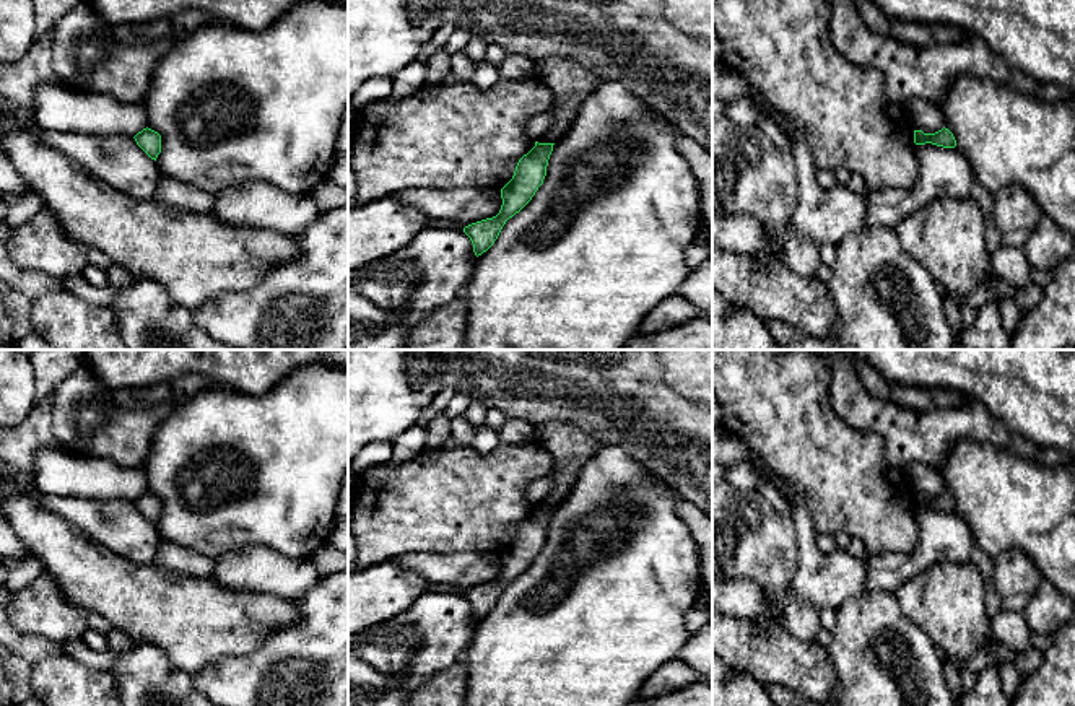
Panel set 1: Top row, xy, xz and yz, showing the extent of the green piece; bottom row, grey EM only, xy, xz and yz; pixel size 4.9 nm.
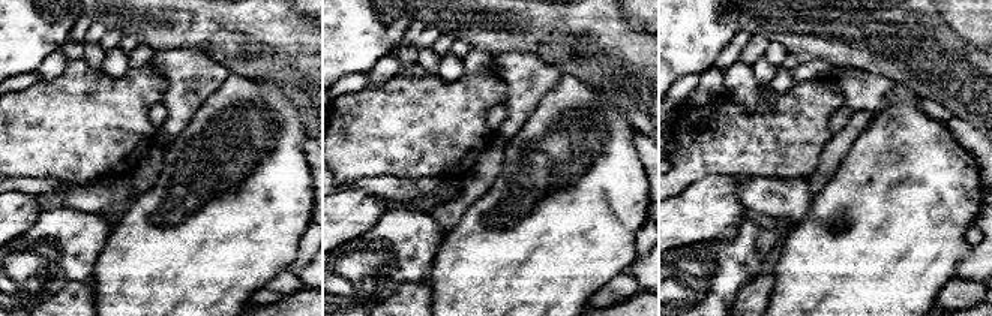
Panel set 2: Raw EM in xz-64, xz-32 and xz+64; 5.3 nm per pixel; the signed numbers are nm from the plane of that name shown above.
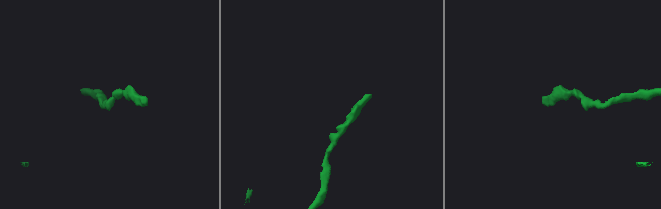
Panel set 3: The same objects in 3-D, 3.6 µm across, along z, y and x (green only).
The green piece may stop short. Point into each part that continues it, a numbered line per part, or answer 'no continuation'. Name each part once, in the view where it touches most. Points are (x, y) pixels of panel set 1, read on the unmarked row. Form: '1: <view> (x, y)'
no continuation

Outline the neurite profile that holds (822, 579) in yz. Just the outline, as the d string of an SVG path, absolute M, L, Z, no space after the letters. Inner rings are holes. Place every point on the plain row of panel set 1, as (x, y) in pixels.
M781 491L792 512L799 561L792 582L781 591L766 591L764 607L751 618L756 634L784 626L789 600L799 600L815 610L838 610L846 600L867 594L864 558L846 550L823 553L815 540L815 527L805 504Z

